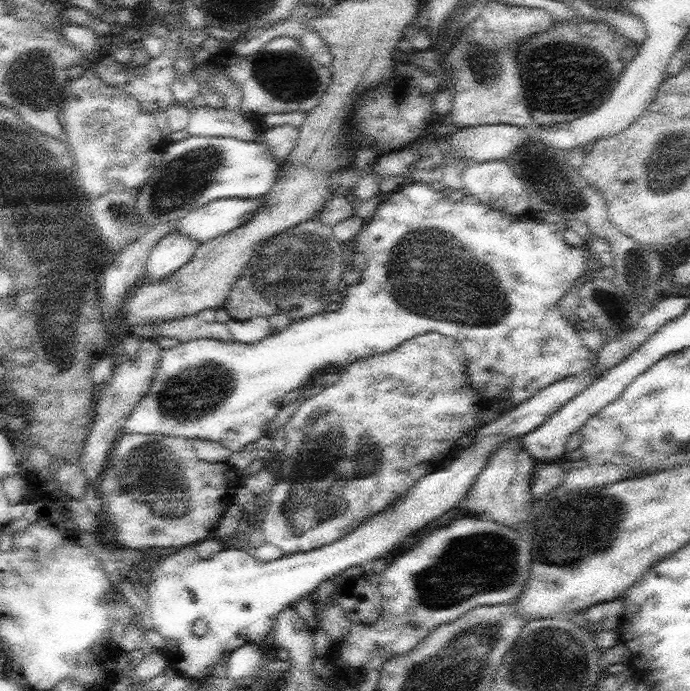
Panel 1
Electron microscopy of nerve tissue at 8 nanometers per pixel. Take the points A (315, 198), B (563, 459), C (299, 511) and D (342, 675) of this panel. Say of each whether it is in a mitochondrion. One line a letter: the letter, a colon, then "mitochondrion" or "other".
A: other
B: other
C: mitochondrion
D: other

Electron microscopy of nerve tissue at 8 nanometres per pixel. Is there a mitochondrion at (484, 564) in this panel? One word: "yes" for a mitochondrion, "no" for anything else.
yes

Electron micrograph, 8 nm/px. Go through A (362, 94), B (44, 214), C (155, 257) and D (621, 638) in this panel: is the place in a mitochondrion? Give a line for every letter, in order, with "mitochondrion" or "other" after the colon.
A: other
B: mitochondrion
C: other
D: other

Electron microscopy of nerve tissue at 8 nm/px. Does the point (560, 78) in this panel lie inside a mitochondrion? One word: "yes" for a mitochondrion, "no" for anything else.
yes

